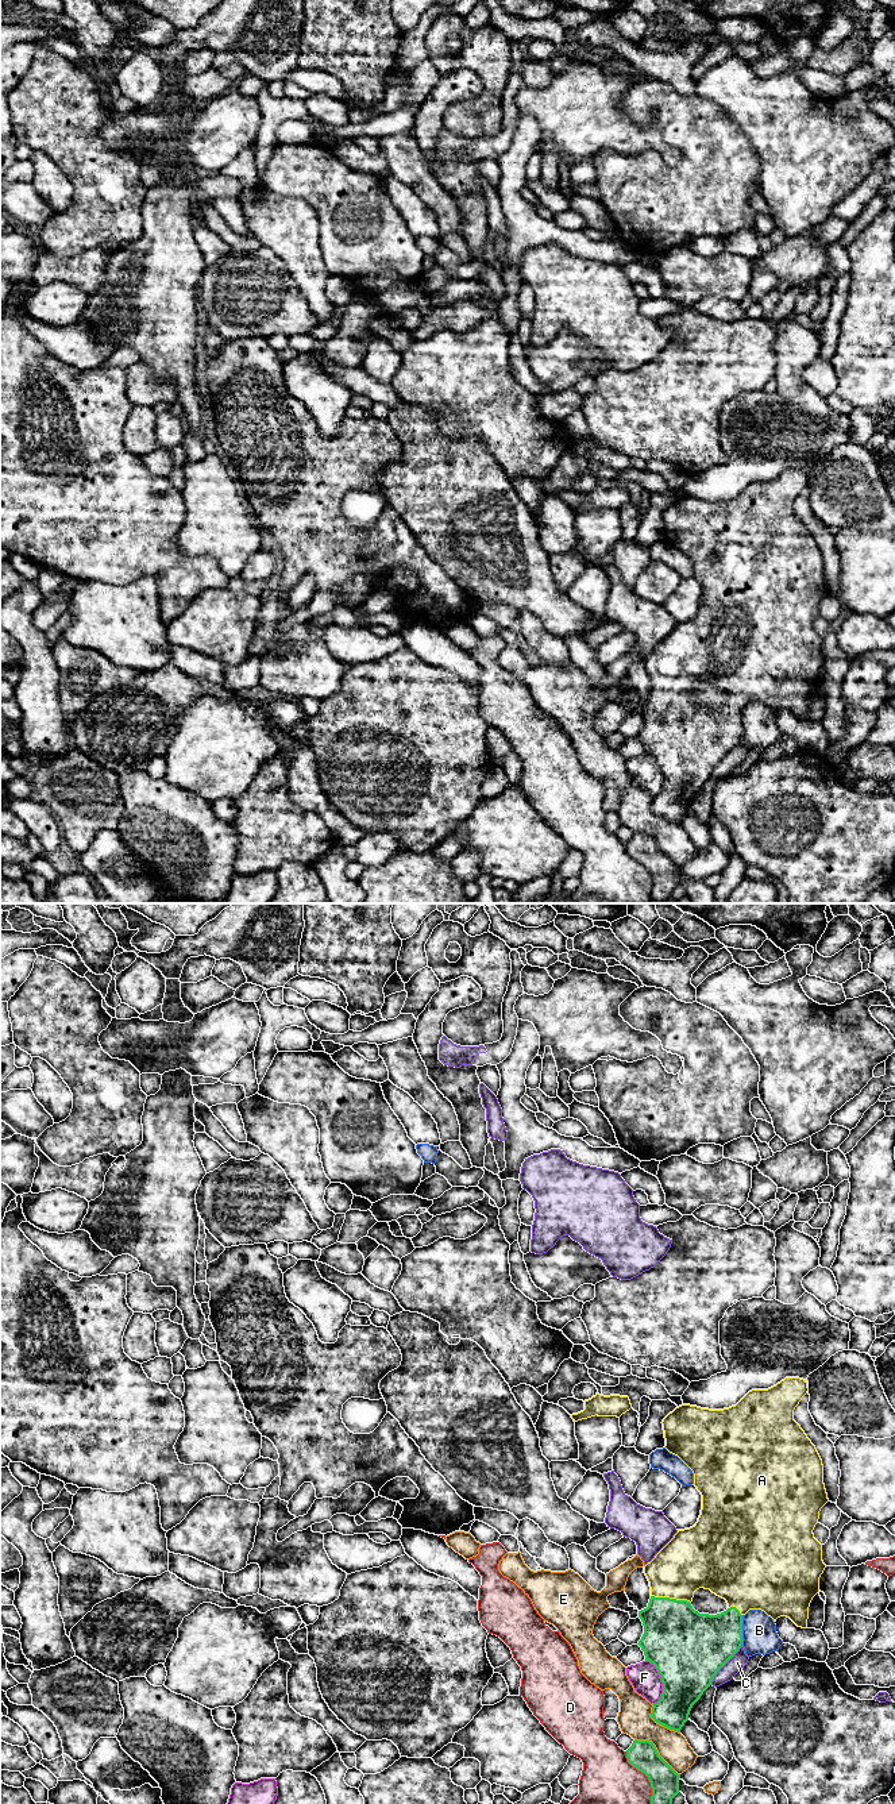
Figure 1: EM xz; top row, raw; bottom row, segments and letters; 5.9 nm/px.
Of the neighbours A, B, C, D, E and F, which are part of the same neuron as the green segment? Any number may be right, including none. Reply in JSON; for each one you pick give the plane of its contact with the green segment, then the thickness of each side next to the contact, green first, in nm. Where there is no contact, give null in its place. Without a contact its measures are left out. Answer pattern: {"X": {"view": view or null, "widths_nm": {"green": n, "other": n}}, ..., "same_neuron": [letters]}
{"A": {"view": "xz", "widths_nm": {"green": 400, "other": 340}}, "same_neuron": ["A"]}

